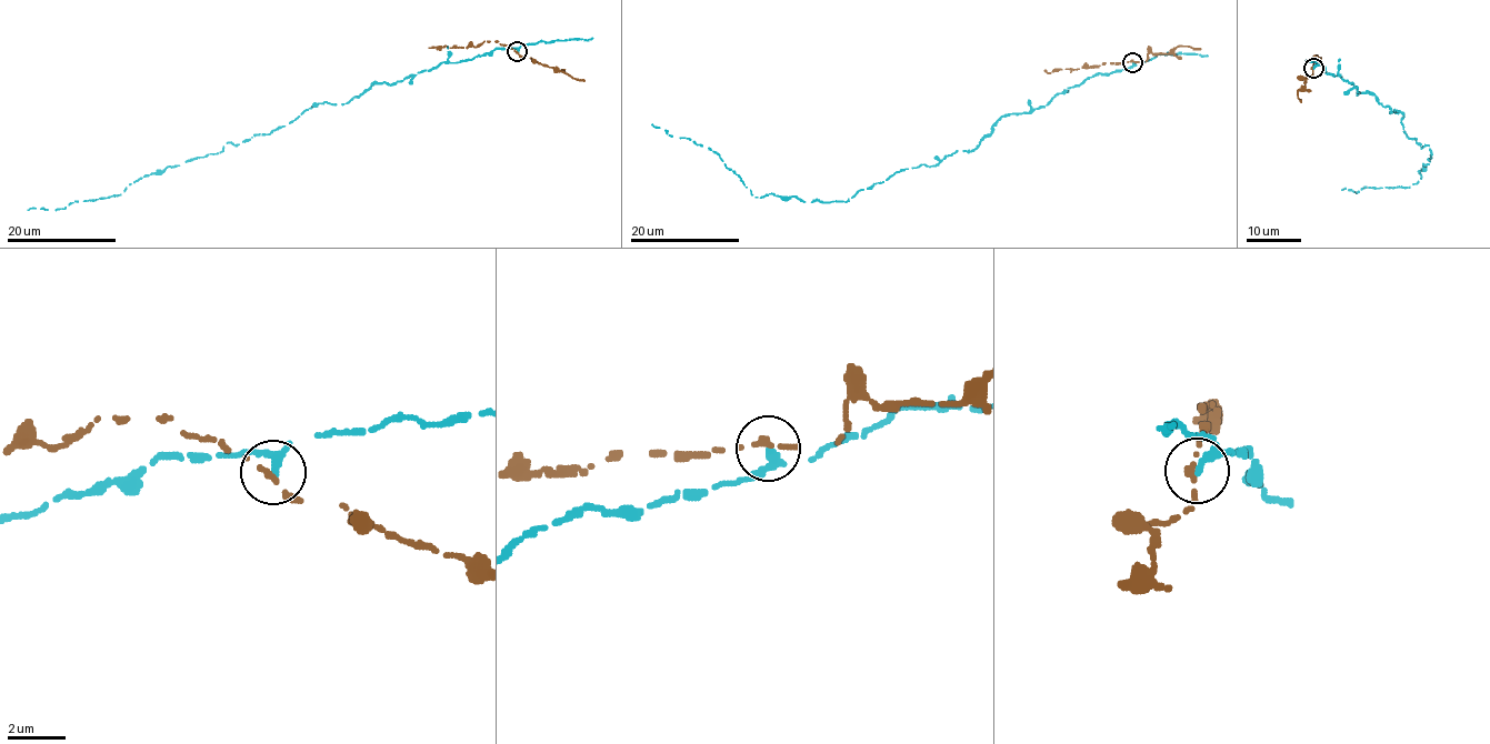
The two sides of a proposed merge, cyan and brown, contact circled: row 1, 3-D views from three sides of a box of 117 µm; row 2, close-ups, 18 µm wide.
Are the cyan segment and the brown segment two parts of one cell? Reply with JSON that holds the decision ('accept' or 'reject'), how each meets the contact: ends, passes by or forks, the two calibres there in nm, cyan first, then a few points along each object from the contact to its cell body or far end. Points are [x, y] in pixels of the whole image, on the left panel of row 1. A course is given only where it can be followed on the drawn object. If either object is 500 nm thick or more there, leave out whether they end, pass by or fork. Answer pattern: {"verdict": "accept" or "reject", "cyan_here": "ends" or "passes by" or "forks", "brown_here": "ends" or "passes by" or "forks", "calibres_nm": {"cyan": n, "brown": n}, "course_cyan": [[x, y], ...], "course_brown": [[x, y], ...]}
{"verdict": "reject", "cyan_here": "ends", "brown_here": "ends", "calibres_nm": {"cyan": 280, "brown": 240}, "course_cyan": [[518, 52], [497, 48], [372, 83], [349, 101], [311, 106], [269, 133], [146, 176], [119, 195], [28, 210]], "course_brown": [[518, 52], [498, 41], [484, 41], [477, 46], [428, 48]]}

